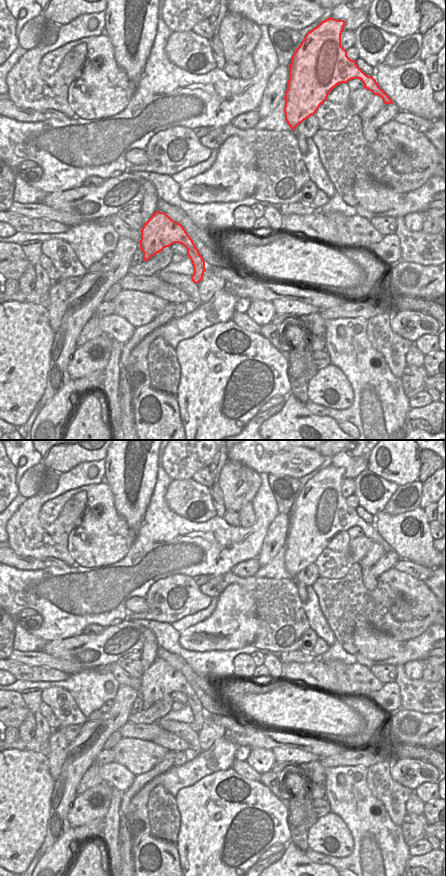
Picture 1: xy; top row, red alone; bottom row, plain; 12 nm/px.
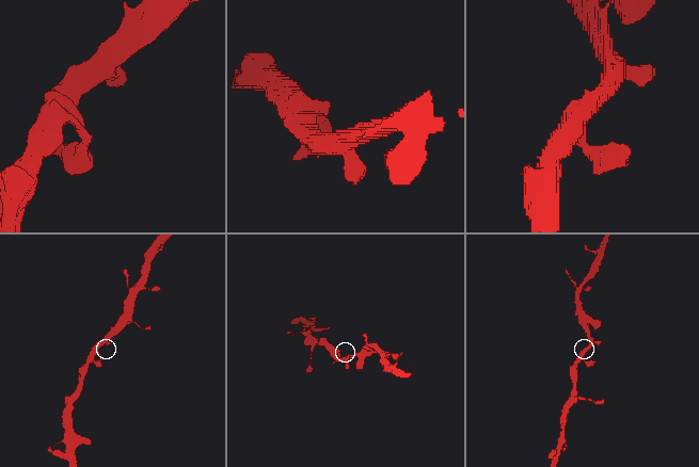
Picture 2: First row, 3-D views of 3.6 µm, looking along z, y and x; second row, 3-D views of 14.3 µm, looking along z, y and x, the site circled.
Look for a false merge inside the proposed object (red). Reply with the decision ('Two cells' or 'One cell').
One cell

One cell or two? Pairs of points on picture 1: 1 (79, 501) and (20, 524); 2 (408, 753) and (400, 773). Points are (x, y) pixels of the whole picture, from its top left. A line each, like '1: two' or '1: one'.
1: one
2: two

